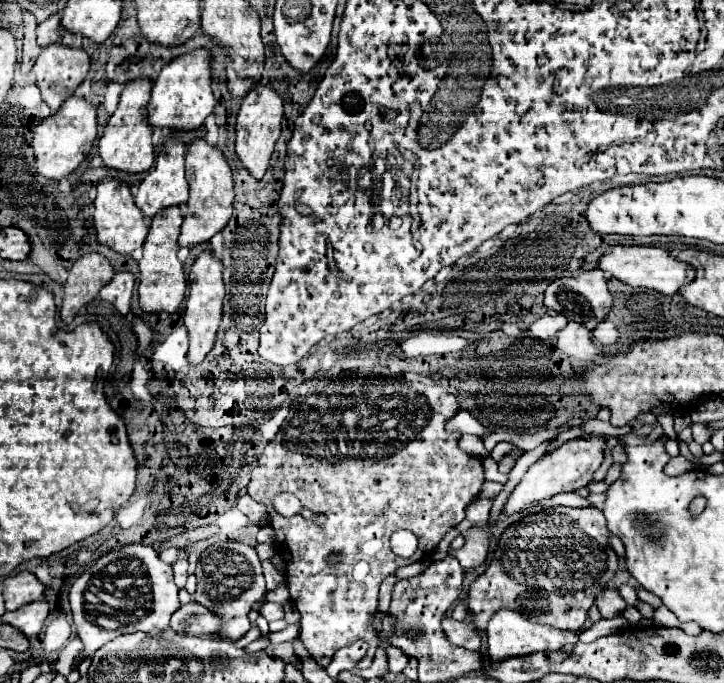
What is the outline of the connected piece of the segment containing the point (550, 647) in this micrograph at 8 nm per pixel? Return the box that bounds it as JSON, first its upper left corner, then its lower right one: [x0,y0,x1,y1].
[488,609,578,663]

